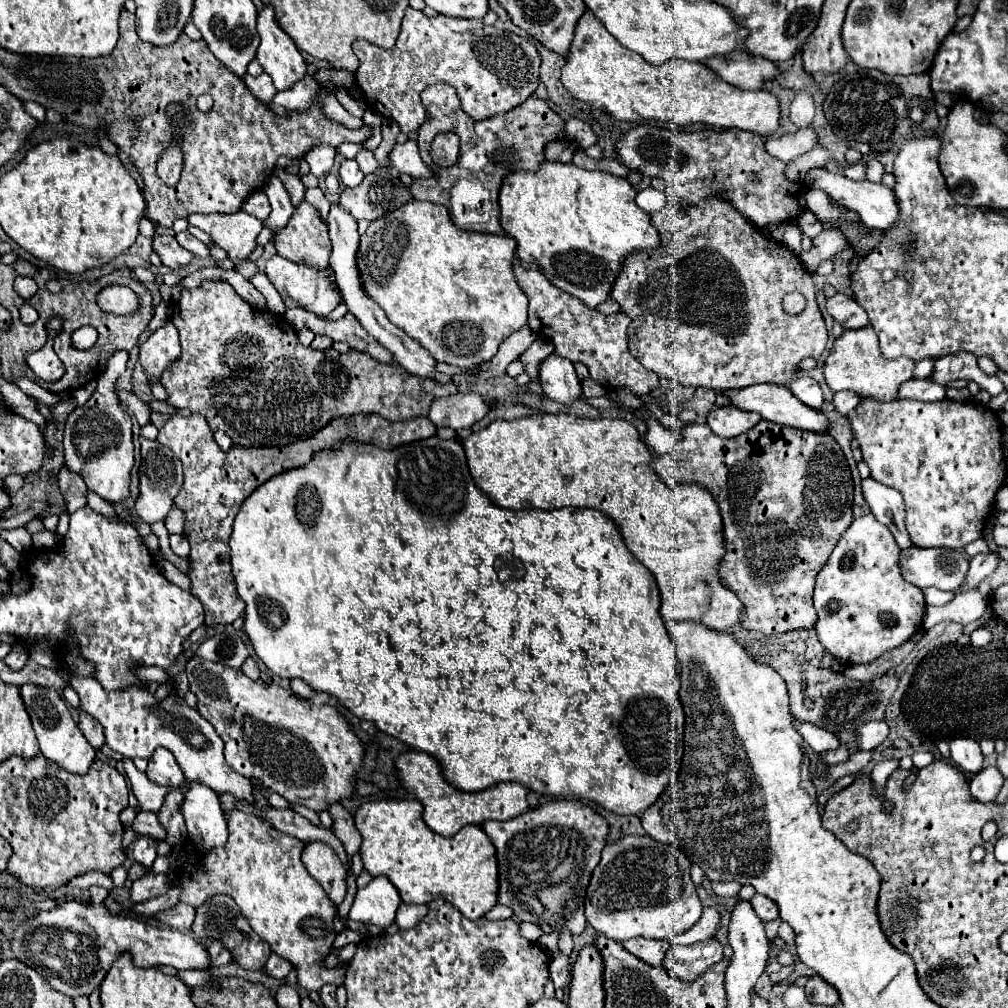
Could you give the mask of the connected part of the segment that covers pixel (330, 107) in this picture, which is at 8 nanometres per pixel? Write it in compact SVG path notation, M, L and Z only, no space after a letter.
M325 95L323 97L323 105L325 105L323 107L325 115L331 117L331 119L335 119L335 121L339 121L339 123L343 123L345 127L353 127L353 129L363 127L363 119L357 119L357 117L349 115L333 95Z

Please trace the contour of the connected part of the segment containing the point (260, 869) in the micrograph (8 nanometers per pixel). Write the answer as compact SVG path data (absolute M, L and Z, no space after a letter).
M221 795L221 807L227 813L229 825L229 839L225 847L201 853L189 845L191 853L187 863L177 869L177 877L173 879L173 883L181 889L179 903L197 909L213 895L229 895L239 905L241 913L261 941L297 967L299 985L303 989L319 991L327 983L343 985L345 969L327 969L319 965L319 961L329 955L337 937L333 925L337 911L321 885L309 877L305 865L301 863L301 851L305 845L299 839L275 829L267 819L241 811L239 803L241 799L233 799L233 795Z

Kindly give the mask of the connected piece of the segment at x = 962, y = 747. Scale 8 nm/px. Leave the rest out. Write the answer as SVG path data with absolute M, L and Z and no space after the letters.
M955 737L951 739L951 759L955 765L965 773L977 773L983 767L983 753L979 743L969 737Z

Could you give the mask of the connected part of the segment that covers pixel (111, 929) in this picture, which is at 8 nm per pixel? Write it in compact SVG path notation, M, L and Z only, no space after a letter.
M93 887L91 889L91 905L85 905L81 901L67 901L61 907L55 907L51 911L43 911L37 913L31 921L21 923L15 931L13 931L13 943L11 949L15 953L15 957L33 967L35 971L39 971L53 989L65 993L67 997L77 997L77 995L89 995L95 987L101 985L103 977L107 975L109 967L113 965L113 961L123 953L129 951L133 955L133 963L137 967L157 967L157 965L171 965L175 969L211 969L211 959L209 959L209 951L205 945L201 945L197 939L185 935L179 929L171 929L171 927L155 927L155 925L147 925L145 921L137 919L137 917L115 917L111 913L105 911L105 907L101 905L101 889Z

